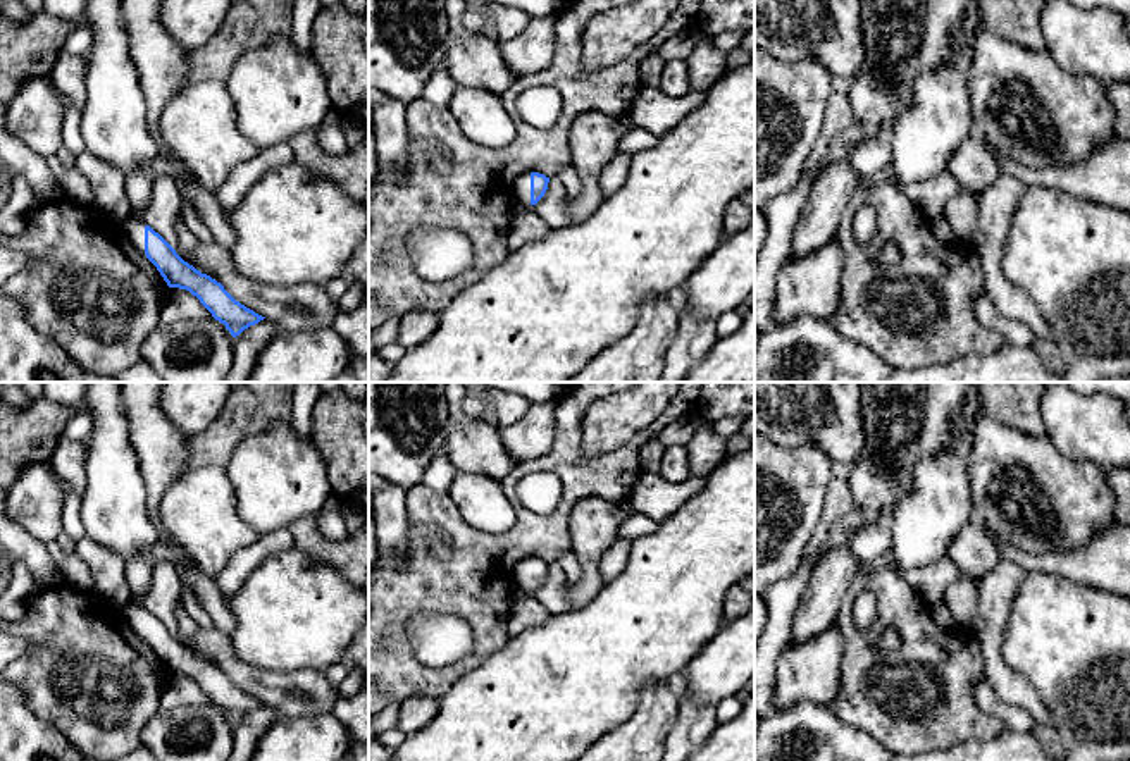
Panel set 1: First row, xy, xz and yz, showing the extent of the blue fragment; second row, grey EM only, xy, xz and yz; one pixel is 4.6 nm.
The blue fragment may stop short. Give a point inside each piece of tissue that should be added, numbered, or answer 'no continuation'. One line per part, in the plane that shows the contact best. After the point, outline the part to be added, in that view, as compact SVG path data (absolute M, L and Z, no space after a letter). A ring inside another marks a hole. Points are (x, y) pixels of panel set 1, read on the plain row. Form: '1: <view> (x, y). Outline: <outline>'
1: xz (522, 570). Outline: M524 560L515 566L513 582L520 589L531 591L531 560Z

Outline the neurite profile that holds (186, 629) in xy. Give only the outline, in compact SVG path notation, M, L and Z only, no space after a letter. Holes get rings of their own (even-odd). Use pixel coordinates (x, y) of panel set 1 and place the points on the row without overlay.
M183 603L176 606L176 620L177 620L177 630L176 630L176 639L188 647L189 651L195 653L191 647L189 640L195 637L198 632L198 625L191 620L191 616L186 613Z

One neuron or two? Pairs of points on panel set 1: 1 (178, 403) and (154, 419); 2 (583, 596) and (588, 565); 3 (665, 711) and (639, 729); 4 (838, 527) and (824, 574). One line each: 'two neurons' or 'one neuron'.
1: two neurons
2: one neuron
3: one neuron
4: two neurons

